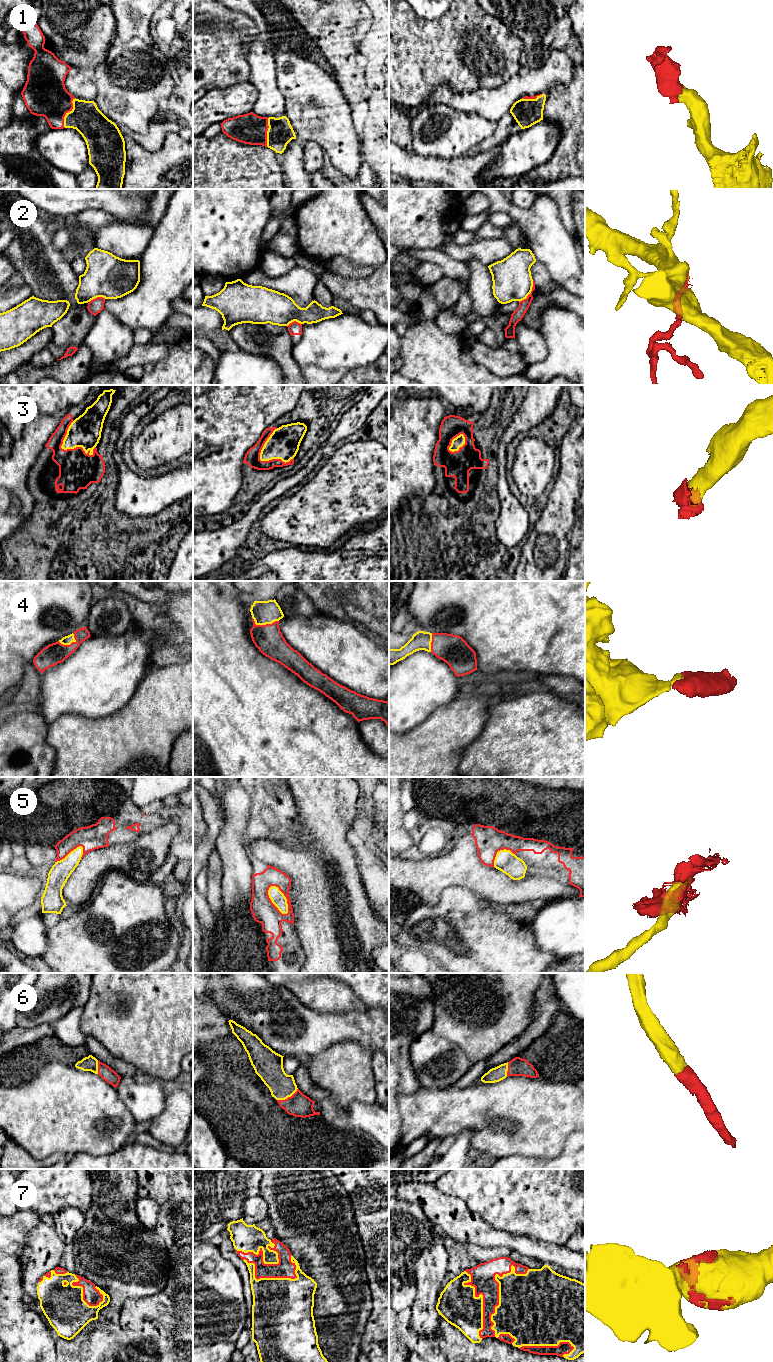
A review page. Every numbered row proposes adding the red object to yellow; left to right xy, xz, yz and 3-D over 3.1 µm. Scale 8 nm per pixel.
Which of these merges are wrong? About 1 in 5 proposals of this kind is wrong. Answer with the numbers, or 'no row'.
2

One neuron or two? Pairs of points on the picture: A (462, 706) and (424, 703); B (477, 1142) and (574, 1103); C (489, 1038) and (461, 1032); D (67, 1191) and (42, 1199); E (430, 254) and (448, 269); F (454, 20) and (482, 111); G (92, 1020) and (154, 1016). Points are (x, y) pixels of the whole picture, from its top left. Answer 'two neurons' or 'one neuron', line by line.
A: two neurons
B: one neuron
C: one neuron
D: one neuron
E: one neuron
F: two neurons
G: one neuron

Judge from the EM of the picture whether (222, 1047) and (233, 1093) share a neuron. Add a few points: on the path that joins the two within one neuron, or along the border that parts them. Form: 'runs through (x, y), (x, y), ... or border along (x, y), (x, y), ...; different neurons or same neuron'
runs through (221, 1059), (221, 1083); same neuron

